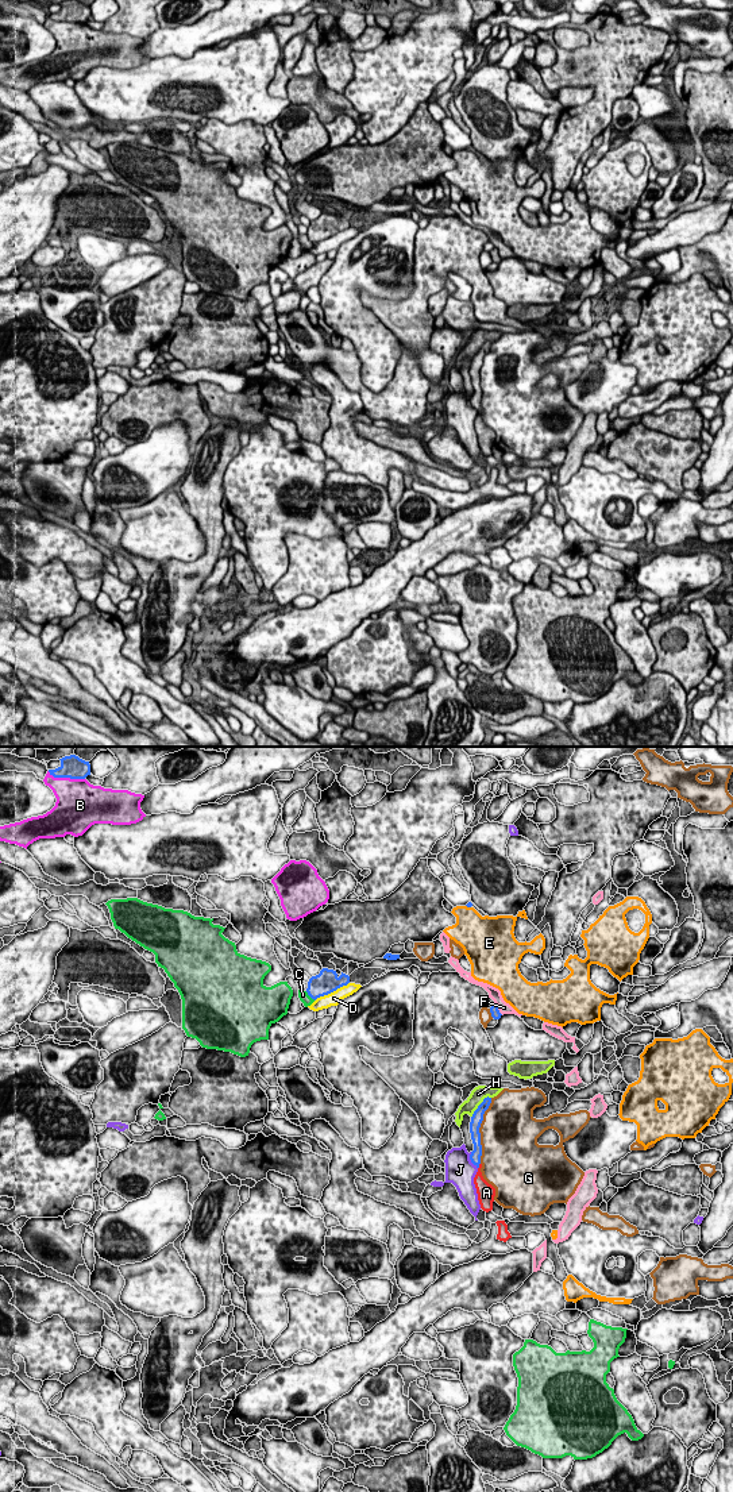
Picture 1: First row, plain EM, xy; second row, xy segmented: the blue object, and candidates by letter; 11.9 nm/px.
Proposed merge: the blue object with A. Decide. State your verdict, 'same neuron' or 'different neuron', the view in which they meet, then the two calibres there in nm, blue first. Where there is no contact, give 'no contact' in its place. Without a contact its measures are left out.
same neuron; meets blue in xy; 130 nm thick on the blue side, 160 nm on the other

